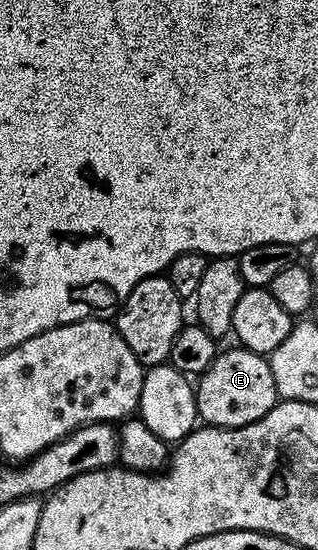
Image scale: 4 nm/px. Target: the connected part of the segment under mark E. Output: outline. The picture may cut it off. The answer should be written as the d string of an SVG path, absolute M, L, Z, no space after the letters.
M232 347L226 351L218 352L217 357L207 367L207 371L200 374L196 382L197 415L206 426L219 429L234 429L255 423L267 415L278 403L277 388L275 387L275 375L271 371L268 360L262 354L252 353L250 349Z

